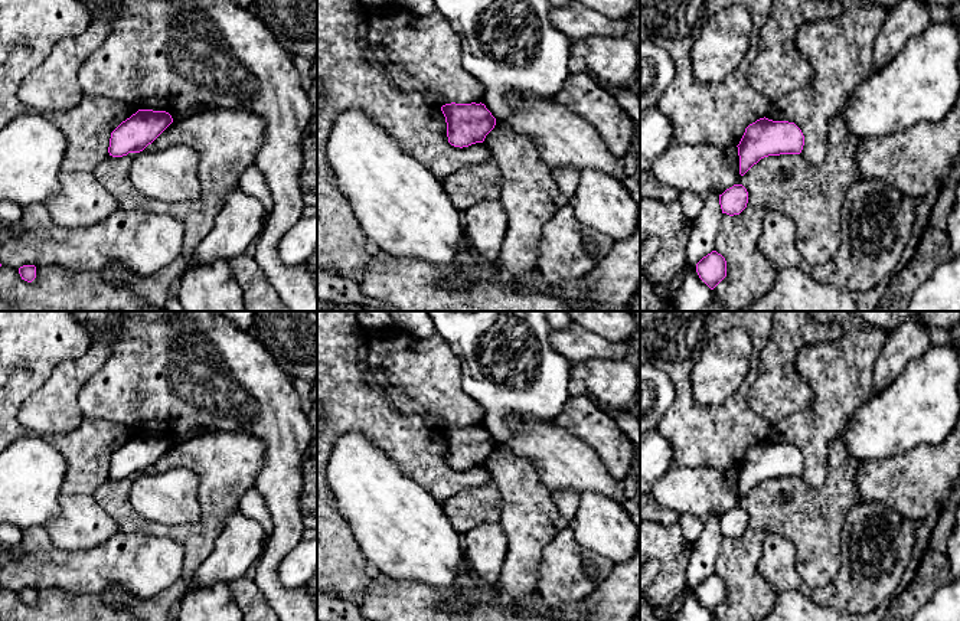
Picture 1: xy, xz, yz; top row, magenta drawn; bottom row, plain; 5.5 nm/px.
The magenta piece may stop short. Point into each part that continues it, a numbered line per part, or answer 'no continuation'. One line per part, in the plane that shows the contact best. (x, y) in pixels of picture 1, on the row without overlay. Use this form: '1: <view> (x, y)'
no continuation

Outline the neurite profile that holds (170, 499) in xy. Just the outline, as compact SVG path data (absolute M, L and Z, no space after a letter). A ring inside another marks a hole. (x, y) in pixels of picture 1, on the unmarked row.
M186 467L135 477L130 504L148 522L164 526L186 526L199 520L199 478Z

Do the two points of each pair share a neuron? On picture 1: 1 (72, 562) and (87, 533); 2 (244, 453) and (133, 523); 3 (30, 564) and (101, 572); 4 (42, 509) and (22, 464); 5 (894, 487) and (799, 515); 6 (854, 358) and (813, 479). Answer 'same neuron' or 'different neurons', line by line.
1: different neurons
2: same neuron
3: same neuron
4: same neuron
5: different neurons
6: same neuron

